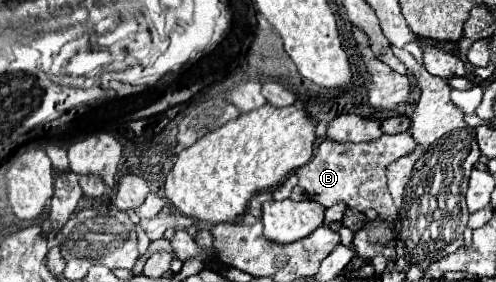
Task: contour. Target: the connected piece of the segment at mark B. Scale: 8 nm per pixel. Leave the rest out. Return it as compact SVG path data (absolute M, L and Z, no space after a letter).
M401 132L401 134L383 134L381 138L373 140L373 142L335 142L325 138L313 158L301 166L295 174L299 178L299 186L305 190L305 194L315 200L321 202L325 208L333 206L335 202L343 200L347 206L365 212L367 208L375 208L377 214L381 218L387 218L389 222L395 218L397 208L391 200L389 188L387 188L387 176L385 176L385 166L391 164L393 160L397 160L401 154L409 154L415 148L415 140L411 138L409 132Z

